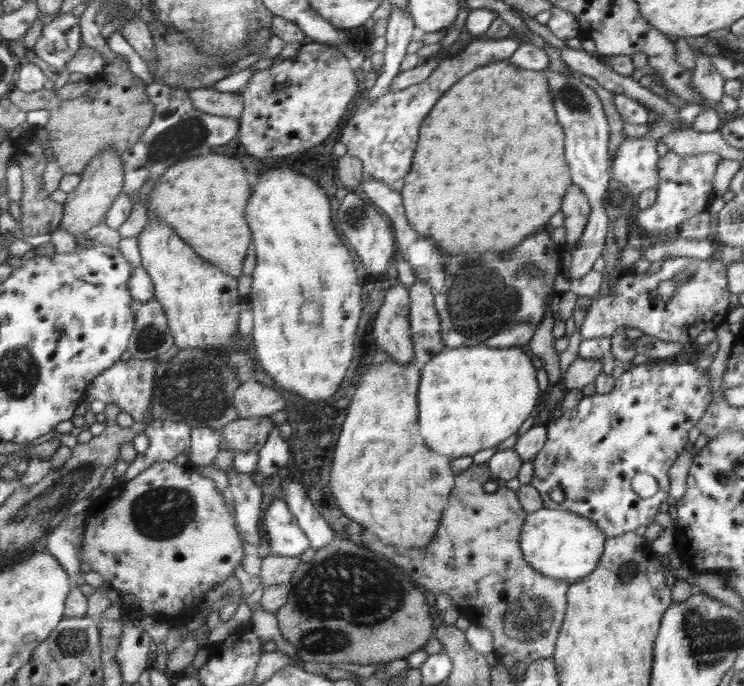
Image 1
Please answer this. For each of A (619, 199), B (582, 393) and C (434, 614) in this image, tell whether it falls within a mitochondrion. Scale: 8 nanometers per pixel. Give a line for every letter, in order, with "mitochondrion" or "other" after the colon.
A: mitochondrion
B: other
C: other

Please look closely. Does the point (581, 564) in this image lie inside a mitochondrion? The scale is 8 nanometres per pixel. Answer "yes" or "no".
no

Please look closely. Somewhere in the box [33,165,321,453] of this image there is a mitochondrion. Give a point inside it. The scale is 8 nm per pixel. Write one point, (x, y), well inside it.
(194, 389)

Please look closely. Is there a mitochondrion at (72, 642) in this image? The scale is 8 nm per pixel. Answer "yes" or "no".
yes

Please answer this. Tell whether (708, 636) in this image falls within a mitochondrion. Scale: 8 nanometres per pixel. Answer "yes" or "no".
yes

